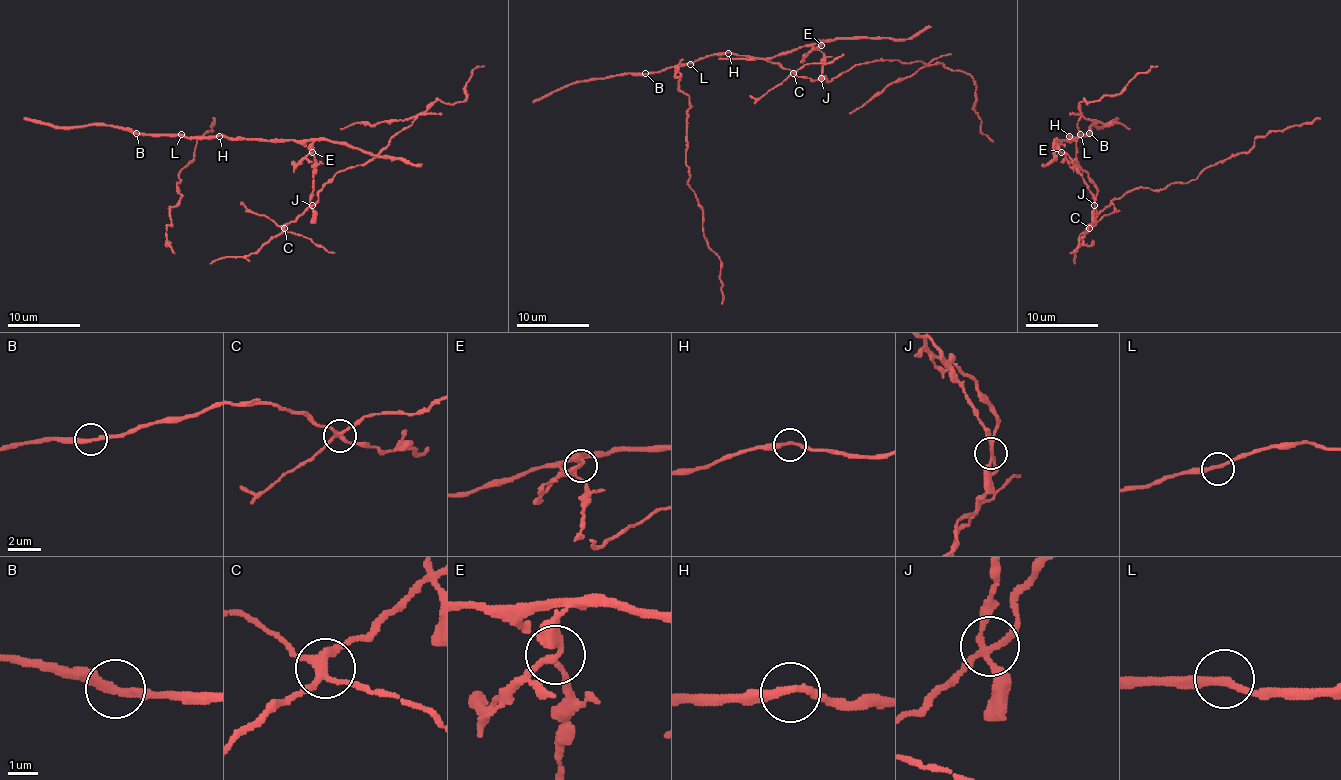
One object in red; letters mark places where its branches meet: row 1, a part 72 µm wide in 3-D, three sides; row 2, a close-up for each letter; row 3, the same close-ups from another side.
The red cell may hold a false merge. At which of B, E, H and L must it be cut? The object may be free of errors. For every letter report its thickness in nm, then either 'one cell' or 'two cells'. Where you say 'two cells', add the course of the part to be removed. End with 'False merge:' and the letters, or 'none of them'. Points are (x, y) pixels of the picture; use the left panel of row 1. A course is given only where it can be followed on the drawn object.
B: 280 nm | one cell
E: 220 nm | two cells
H: 240 nm | one cell
L: 240 nm | one cell
False merge: E

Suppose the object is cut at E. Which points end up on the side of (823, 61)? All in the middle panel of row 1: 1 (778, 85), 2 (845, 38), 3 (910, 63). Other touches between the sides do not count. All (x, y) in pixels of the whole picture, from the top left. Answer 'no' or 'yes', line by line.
1: yes
2: no
3: yes

